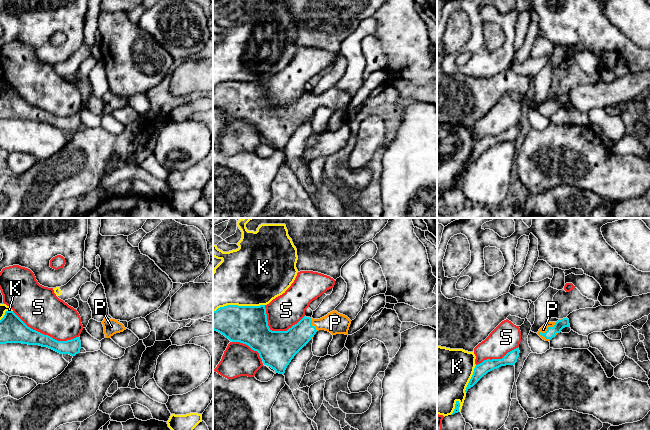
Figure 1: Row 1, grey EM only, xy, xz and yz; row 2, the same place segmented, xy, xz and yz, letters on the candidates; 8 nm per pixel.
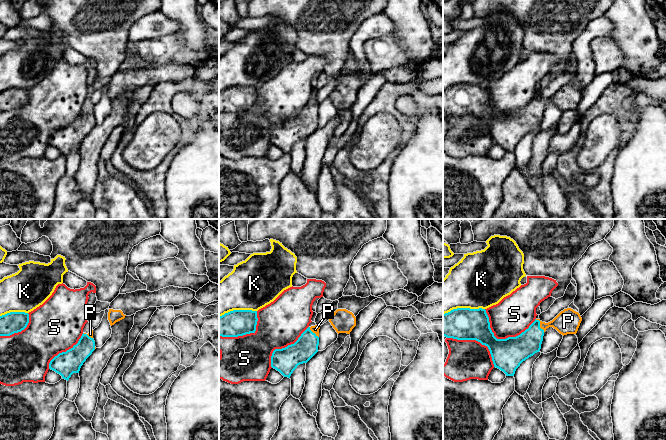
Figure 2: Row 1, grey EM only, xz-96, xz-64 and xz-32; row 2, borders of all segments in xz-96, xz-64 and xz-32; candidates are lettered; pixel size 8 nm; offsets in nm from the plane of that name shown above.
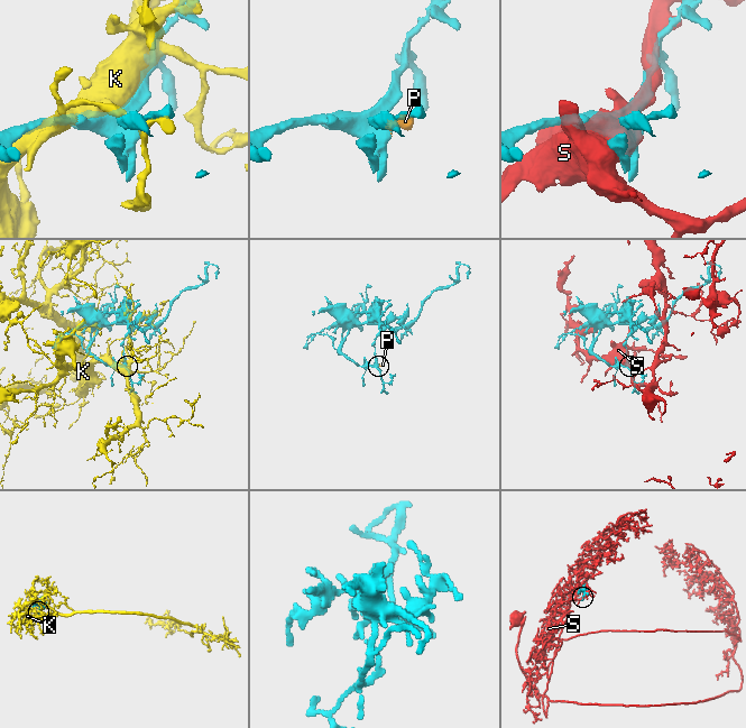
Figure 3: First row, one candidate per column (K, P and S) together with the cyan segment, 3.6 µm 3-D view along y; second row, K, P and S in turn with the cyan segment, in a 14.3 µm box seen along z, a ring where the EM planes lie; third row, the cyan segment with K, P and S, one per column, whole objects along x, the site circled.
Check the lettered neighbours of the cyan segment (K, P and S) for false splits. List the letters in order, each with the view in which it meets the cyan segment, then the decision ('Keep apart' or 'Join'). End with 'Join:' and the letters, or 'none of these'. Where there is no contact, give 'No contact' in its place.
K: Touches cyan in xz. Keep apart
P: Touches cyan in yz. Join
S: Touches cyan in xy. Keep apart
Join: P

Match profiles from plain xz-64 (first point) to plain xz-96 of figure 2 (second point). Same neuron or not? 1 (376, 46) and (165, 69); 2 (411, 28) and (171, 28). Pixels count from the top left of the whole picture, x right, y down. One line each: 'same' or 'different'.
1: different
2: different

